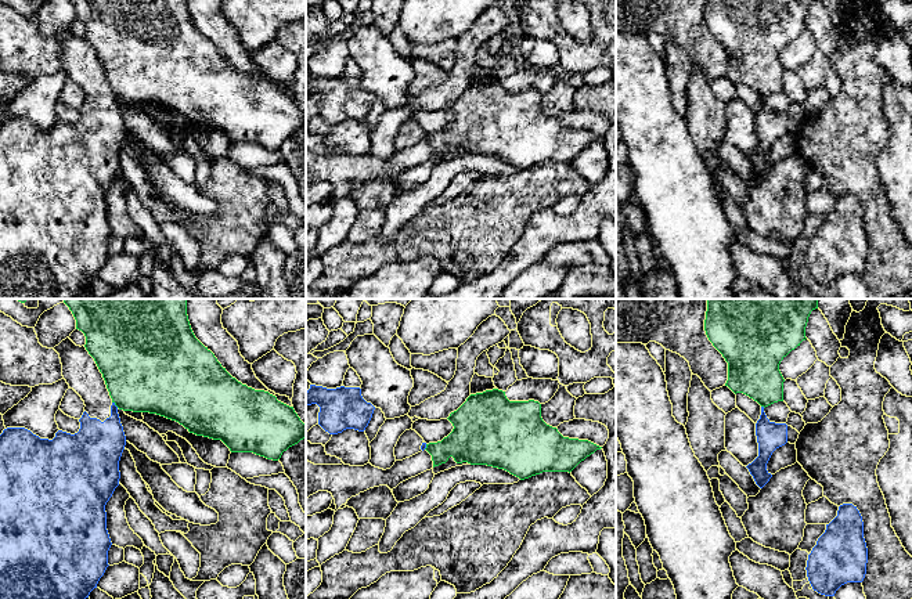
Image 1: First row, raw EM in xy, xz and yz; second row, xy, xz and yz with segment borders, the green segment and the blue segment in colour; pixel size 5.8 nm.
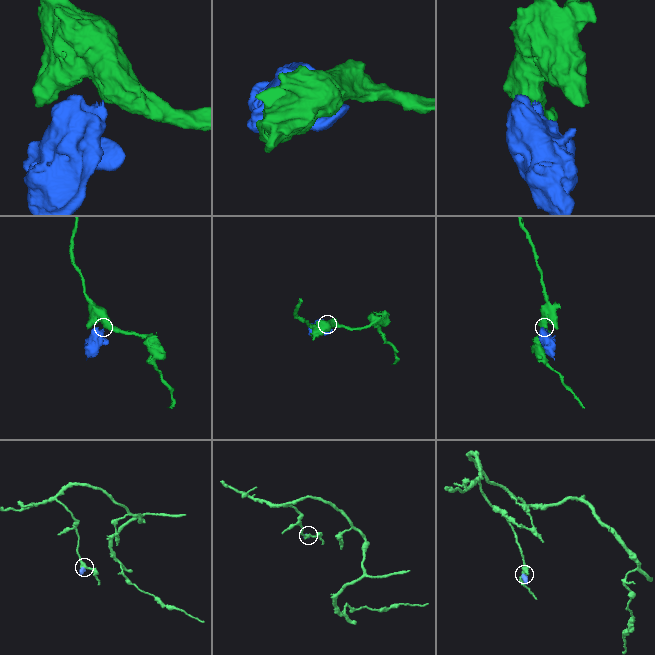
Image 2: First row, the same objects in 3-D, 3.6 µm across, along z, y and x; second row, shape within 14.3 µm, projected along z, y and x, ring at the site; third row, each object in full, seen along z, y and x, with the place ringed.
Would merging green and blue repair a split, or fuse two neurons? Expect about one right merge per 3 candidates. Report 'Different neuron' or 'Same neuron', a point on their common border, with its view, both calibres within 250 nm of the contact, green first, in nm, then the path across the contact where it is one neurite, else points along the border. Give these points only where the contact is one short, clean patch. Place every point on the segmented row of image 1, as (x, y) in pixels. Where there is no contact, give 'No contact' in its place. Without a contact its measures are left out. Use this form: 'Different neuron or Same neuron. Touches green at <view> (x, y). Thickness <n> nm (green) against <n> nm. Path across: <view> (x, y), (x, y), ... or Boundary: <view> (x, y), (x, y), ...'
Different neuron. Touches green at xy (115, 404). Thickness 460 nm (green) against 280 nm. Boundary: xy (112, 401), (118, 407)

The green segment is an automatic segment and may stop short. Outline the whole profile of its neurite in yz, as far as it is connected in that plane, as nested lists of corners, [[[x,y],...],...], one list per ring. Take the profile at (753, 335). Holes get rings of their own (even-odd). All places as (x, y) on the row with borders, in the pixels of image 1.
[[[707,299],[704,331],[728,362],[728,386],[761,407],[783,401],[781,361],[803,340],[818,299]]]

